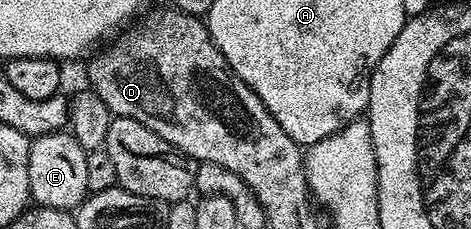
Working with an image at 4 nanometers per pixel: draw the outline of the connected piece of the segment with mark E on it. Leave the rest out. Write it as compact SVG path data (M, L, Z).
M65 129L33 139L28 152L28 184L31 199L53 210L77 211L88 197L87 150Z

